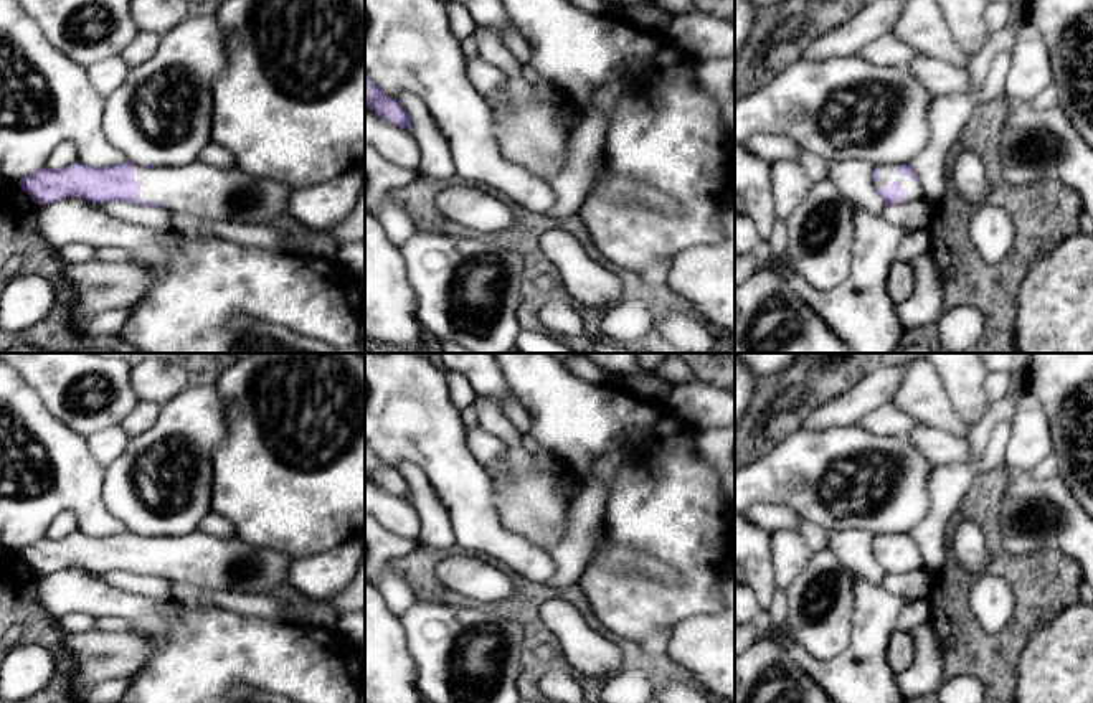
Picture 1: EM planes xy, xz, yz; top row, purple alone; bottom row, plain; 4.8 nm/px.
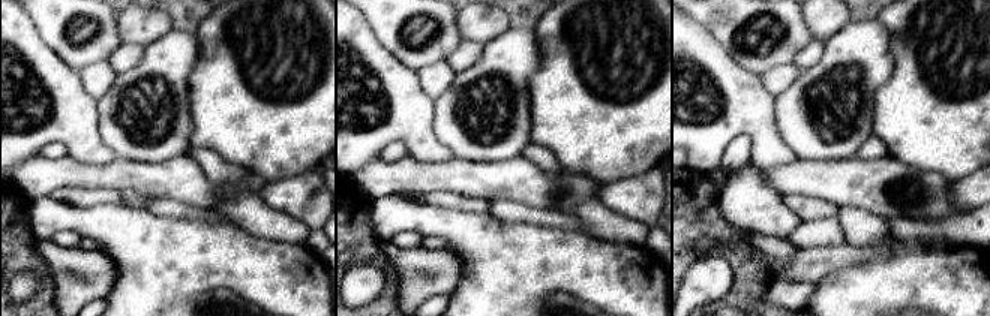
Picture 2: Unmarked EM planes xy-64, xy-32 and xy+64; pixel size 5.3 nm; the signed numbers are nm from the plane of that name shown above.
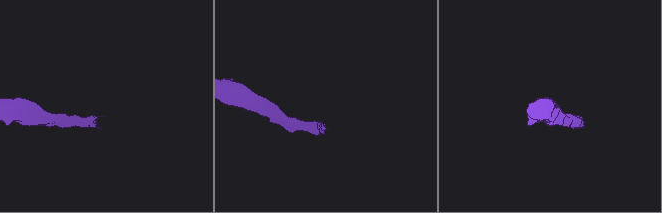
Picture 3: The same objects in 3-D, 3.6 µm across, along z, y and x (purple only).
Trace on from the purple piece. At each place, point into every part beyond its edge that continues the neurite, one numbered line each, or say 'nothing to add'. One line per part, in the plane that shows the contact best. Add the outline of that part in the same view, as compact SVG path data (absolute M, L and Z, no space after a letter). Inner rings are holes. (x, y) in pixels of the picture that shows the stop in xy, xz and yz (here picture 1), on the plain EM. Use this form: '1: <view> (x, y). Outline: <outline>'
1: xy (205, 561). Outline: M200 530L180 536L145 538L134 535L134 550L140 554L140 569L154 571L170 583L185 583L200 591L238 589L253 594L271 594L289 583L291 558L286 553L259 548L239 536L216 538Z

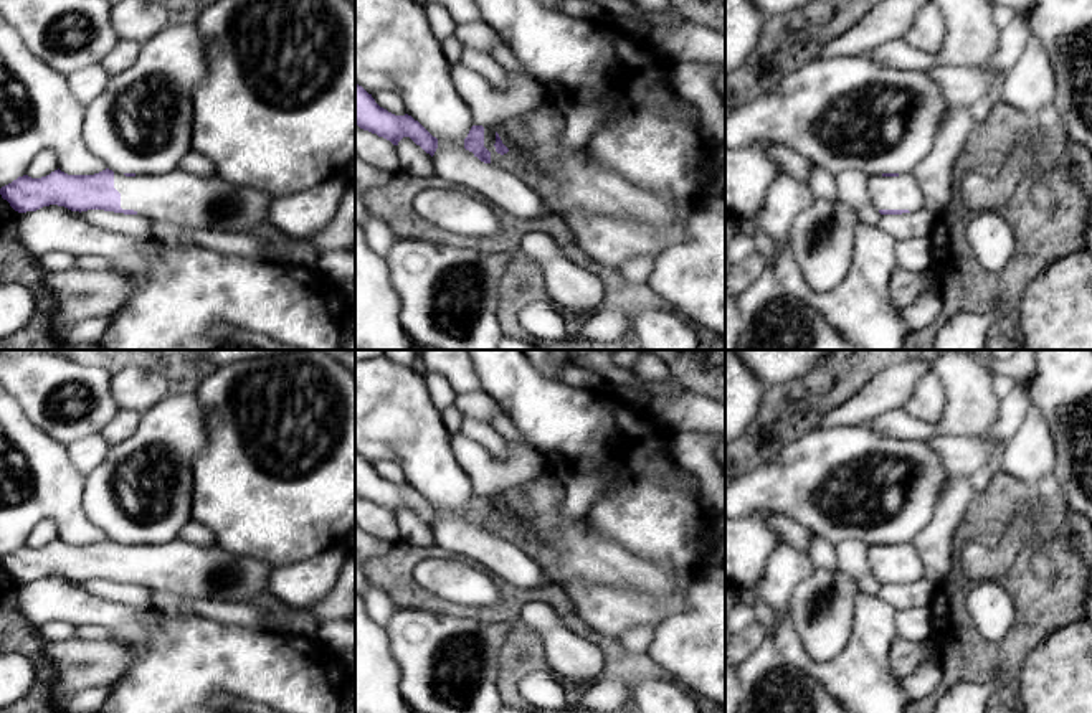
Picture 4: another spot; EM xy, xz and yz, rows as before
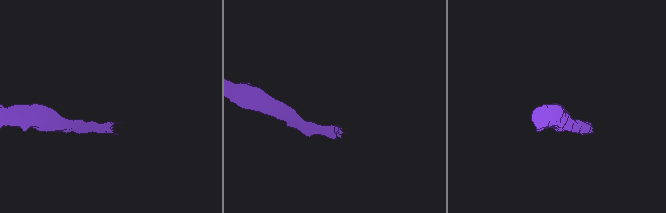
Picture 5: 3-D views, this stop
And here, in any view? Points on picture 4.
1: xy (185, 570). Outline: M180 538L160 545L126 546L114 543L114 558L121 563L121 578L134 579L150 591L165 591L180 599L218 597L233 602L251 602L269 591L271 566L266 561L240 556L220 545L197 546Z

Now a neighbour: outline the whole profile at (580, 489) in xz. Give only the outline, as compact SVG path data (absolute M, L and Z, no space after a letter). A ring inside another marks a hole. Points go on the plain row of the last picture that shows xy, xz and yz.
M563 470L557 474L557 477L562 480L565 489L560 507L565 520L578 520L585 517L605 487L605 479L598 472L577 474L573 470Z

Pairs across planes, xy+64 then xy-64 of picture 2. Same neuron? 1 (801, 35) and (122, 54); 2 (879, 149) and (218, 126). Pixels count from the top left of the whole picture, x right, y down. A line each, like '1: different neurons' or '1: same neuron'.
1: different neurons
2: different neurons

